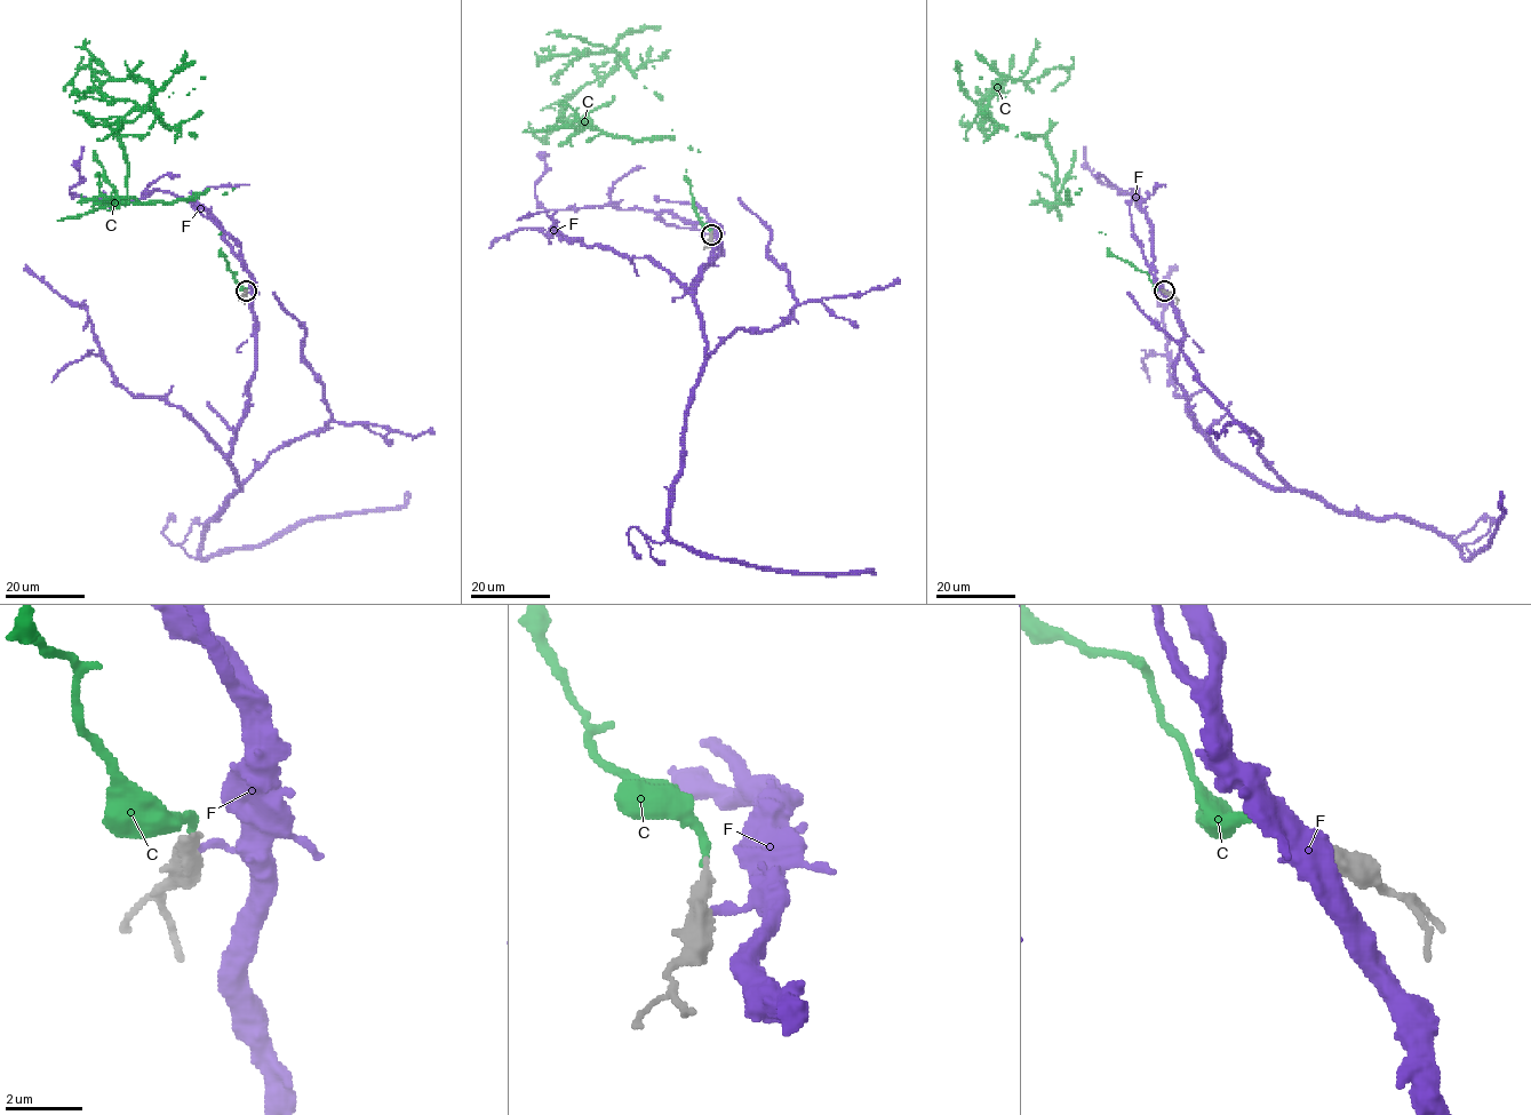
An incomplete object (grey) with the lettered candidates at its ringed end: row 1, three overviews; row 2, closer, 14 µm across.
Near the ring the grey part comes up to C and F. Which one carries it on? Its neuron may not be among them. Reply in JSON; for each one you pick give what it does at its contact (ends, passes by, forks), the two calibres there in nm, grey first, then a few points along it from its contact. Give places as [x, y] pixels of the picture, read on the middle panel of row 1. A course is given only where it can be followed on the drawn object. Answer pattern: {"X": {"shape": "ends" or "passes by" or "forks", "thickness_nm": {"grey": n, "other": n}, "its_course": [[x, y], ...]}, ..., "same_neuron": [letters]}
{"same_neuron": []}

